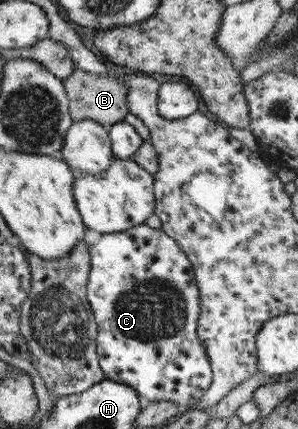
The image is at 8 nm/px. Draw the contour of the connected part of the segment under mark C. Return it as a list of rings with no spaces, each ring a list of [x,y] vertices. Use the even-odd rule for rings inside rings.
[[[142,223],[132,226],[132,228],[128,228],[128,230],[102,234],[96,243],[90,245],[90,269],[85,285],[85,297],[92,310],[93,318],[95,319],[95,351],[98,356],[98,363],[103,379],[129,385],[143,403],[172,401],[181,411],[193,408],[202,398],[202,395],[208,390],[213,376],[204,346],[200,338],[196,336],[196,319],[198,319],[198,311],[200,311],[200,306],[198,306],[200,296],[198,296],[198,286],[196,286],[194,279],[192,264],[188,261],[185,253],[179,248],[179,245],[160,228],[154,229]]]

